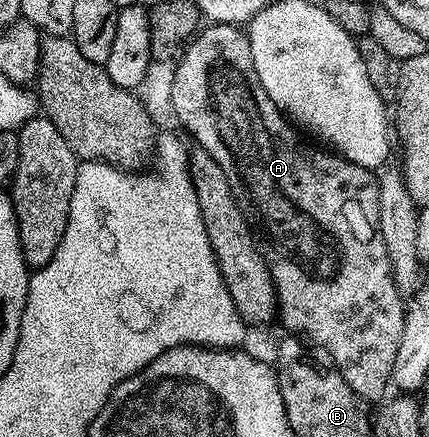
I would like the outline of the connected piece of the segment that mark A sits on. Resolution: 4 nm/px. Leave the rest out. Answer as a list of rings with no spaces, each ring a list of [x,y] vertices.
[[[210,23],[208,26],[202,27],[185,45],[175,67],[177,69],[173,72],[173,85],[169,88],[169,104],[173,107],[178,122],[197,139],[195,141],[196,147],[211,154],[211,158],[215,158],[215,162],[219,162],[223,174],[227,174],[227,182],[232,186],[233,197],[241,205],[245,215],[249,217],[252,227],[262,237],[265,235],[269,239],[266,244],[264,241],[263,255],[273,279],[273,287],[277,290],[280,323],[283,322],[287,327],[302,332],[302,334],[297,333],[302,337],[310,336],[322,348],[320,351],[336,366],[339,374],[343,374],[347,386],[351,386],[351,390],[355,390],[355,394],[361,400],[372,402],[372,400],[378,399],[377,401],[380,401],[382,399],[380,396],[385,391],[390,391],[391,388],[395,354],[399,354],[399,338],[403,338],[403,322],[405,321],[407,304],[401,292],[396,288],[391,259],[387,256],[383,235],[380,233],[378,177],[370,169],[345,160],[332,151],[320,152],[319,149],[312,148],[311,145],[301,141],[300,134],[302,135],[302,133],[290,123],[284,112],[278,110],[275,102],[271,102],[267,90],[263,90],[263,86],[259,82],[259,74],[255,70],[255,58],[251,58],[248,35],[238,25]]]

